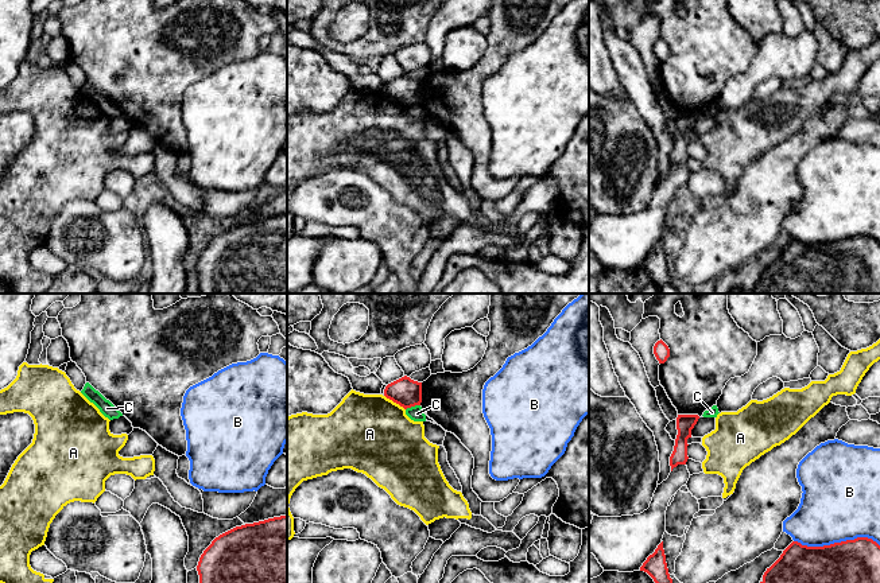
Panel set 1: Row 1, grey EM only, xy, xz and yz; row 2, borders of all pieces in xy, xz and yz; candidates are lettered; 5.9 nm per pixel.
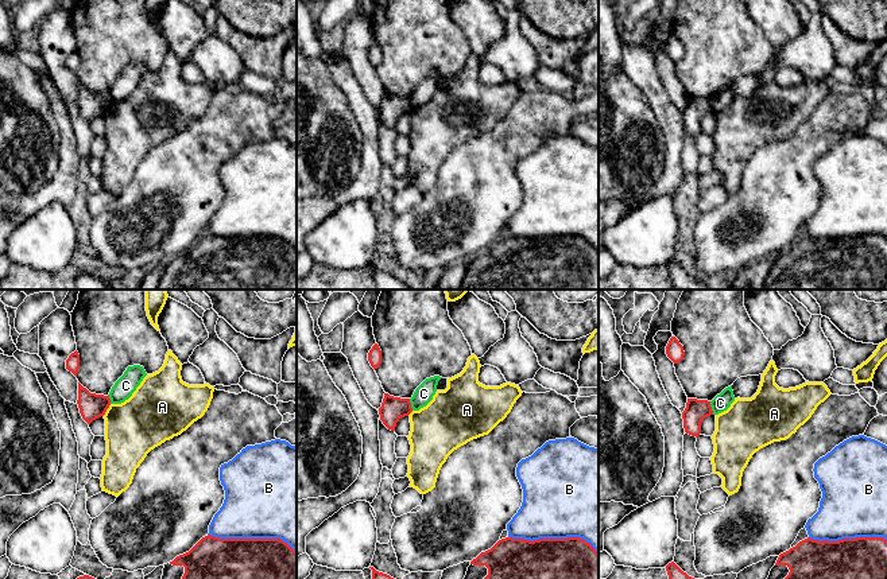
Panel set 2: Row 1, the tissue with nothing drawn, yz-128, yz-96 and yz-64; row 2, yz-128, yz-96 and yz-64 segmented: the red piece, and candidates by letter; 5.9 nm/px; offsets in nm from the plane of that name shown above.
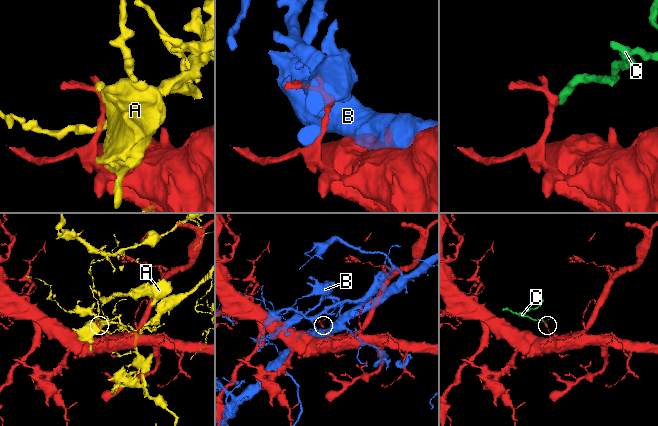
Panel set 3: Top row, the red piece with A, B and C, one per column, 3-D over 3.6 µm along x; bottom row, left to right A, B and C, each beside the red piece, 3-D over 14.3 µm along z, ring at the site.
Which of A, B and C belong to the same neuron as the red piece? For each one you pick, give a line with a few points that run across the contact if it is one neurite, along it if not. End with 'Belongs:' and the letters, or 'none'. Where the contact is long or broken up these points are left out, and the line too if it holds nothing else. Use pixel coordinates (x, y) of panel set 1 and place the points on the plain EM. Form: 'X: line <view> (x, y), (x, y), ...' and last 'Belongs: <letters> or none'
Belongs: none

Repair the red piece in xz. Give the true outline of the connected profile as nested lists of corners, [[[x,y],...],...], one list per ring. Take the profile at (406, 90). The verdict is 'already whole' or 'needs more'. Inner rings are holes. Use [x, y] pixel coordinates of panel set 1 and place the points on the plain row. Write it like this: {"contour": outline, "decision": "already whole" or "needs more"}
{"contour": [[[404,74],[384,88],[384,94],[404,108],[420,104],[422,101],[422,81],[414,79]]], "decision": "already whole"}

